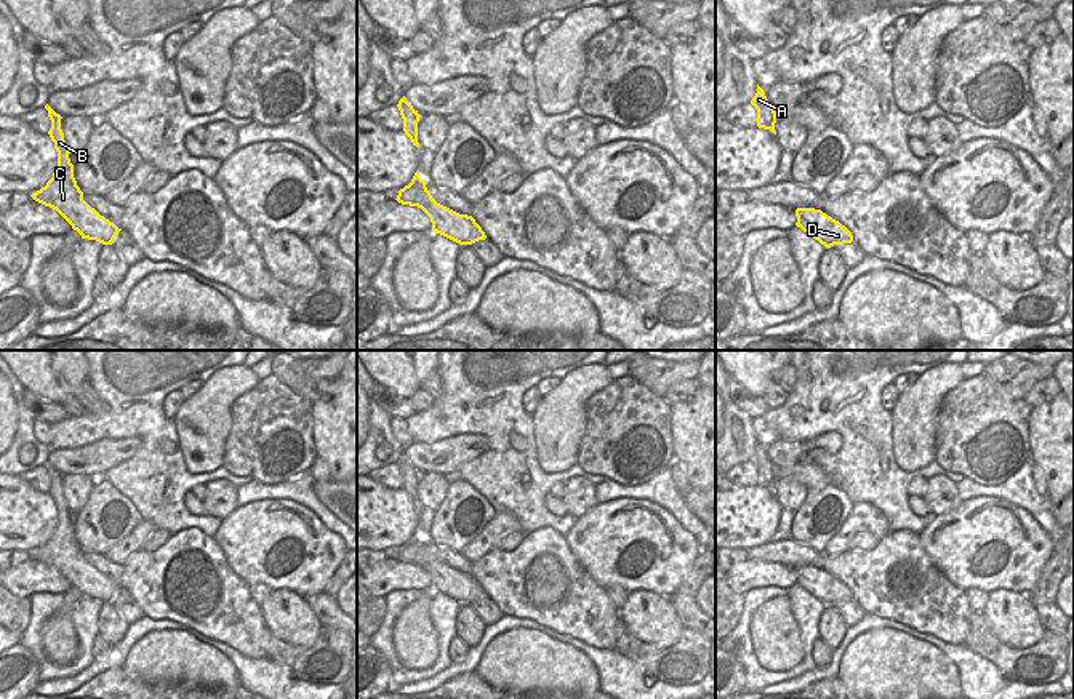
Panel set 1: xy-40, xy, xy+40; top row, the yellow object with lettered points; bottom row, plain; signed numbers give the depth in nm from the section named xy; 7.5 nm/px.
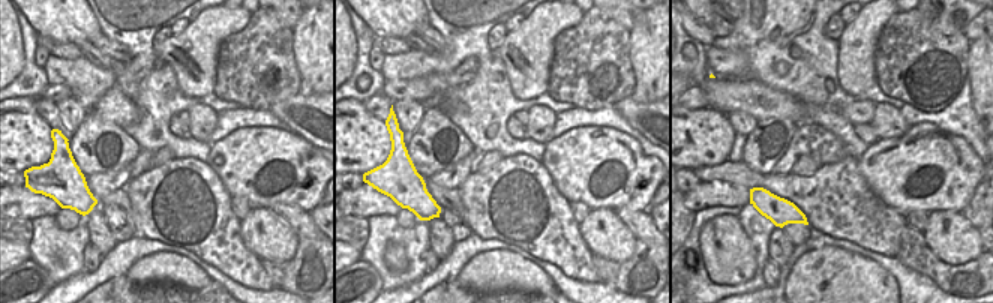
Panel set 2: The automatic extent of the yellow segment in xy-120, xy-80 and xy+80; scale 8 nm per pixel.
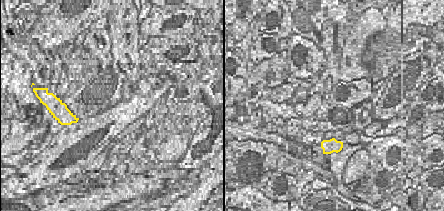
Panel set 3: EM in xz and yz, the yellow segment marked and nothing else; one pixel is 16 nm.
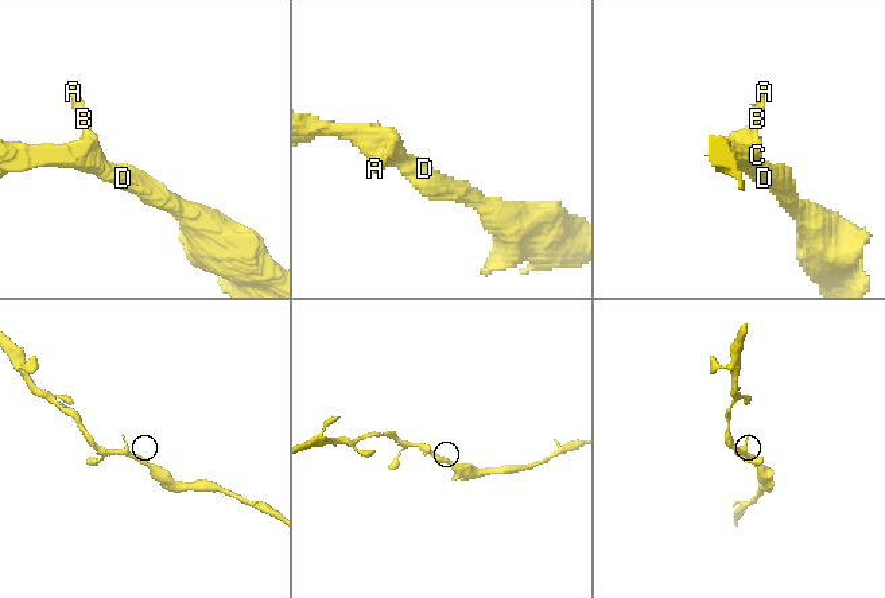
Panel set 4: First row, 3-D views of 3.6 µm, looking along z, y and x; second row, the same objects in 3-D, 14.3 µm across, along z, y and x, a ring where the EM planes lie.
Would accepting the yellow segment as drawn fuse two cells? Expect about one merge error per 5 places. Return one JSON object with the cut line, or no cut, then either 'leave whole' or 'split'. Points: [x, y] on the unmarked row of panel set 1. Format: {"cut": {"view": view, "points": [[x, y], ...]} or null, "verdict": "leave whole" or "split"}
{"cut": null, "verdict": "leave whole"}

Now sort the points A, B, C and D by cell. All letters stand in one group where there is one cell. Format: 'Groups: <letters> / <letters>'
Groups: A B C D.

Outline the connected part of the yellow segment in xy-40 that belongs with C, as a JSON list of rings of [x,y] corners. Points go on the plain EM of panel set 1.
[[[48,462],[45,467],[48,469],[48,475],[51,478],[48,493],[58,510],[58,525],[46,544],[30,555],[35,560],[56,568],[72,584],[72,587],[82,593],[82,597],[96,598],[102,603],[112,603],[122,587],[101,574],[83,558],[83,550],[74,536],[74,523],[69,517],[70,510],[61,488],[62,475]]]

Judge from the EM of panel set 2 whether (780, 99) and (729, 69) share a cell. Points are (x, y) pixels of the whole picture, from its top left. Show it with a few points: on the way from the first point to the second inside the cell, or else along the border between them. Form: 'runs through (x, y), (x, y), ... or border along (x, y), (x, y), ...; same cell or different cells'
border along (716, 77), (747, 78); different cells

